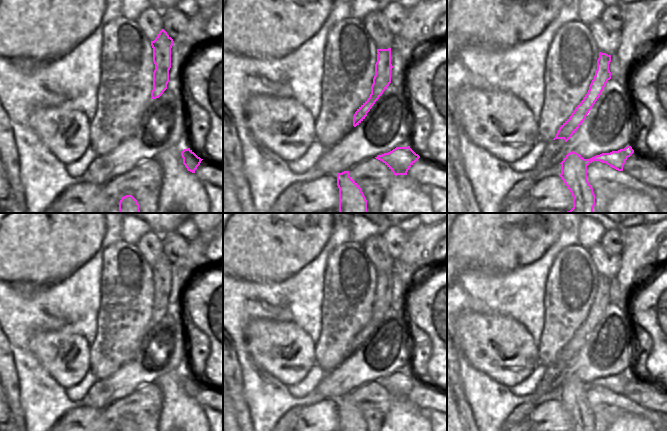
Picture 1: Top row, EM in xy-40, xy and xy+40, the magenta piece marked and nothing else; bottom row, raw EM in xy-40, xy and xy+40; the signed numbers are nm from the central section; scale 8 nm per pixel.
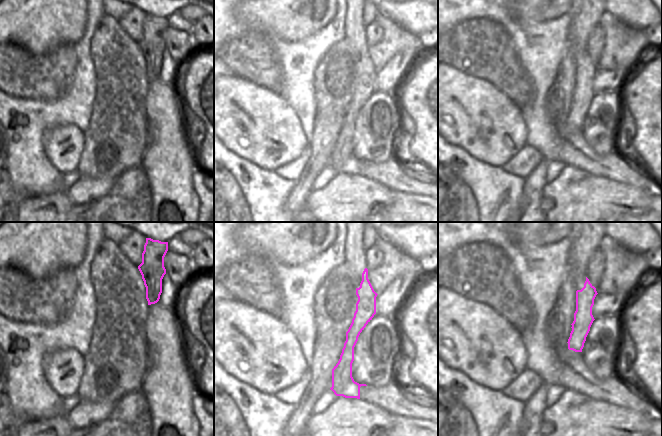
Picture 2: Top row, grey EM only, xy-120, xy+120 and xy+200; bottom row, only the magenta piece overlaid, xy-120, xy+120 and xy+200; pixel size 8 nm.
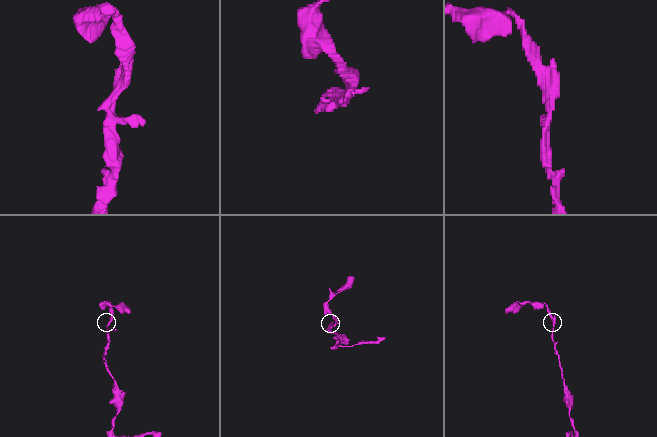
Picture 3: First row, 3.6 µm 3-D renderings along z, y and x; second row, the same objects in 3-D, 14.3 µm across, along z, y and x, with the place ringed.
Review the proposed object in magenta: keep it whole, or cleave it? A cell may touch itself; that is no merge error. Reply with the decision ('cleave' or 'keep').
cleave

